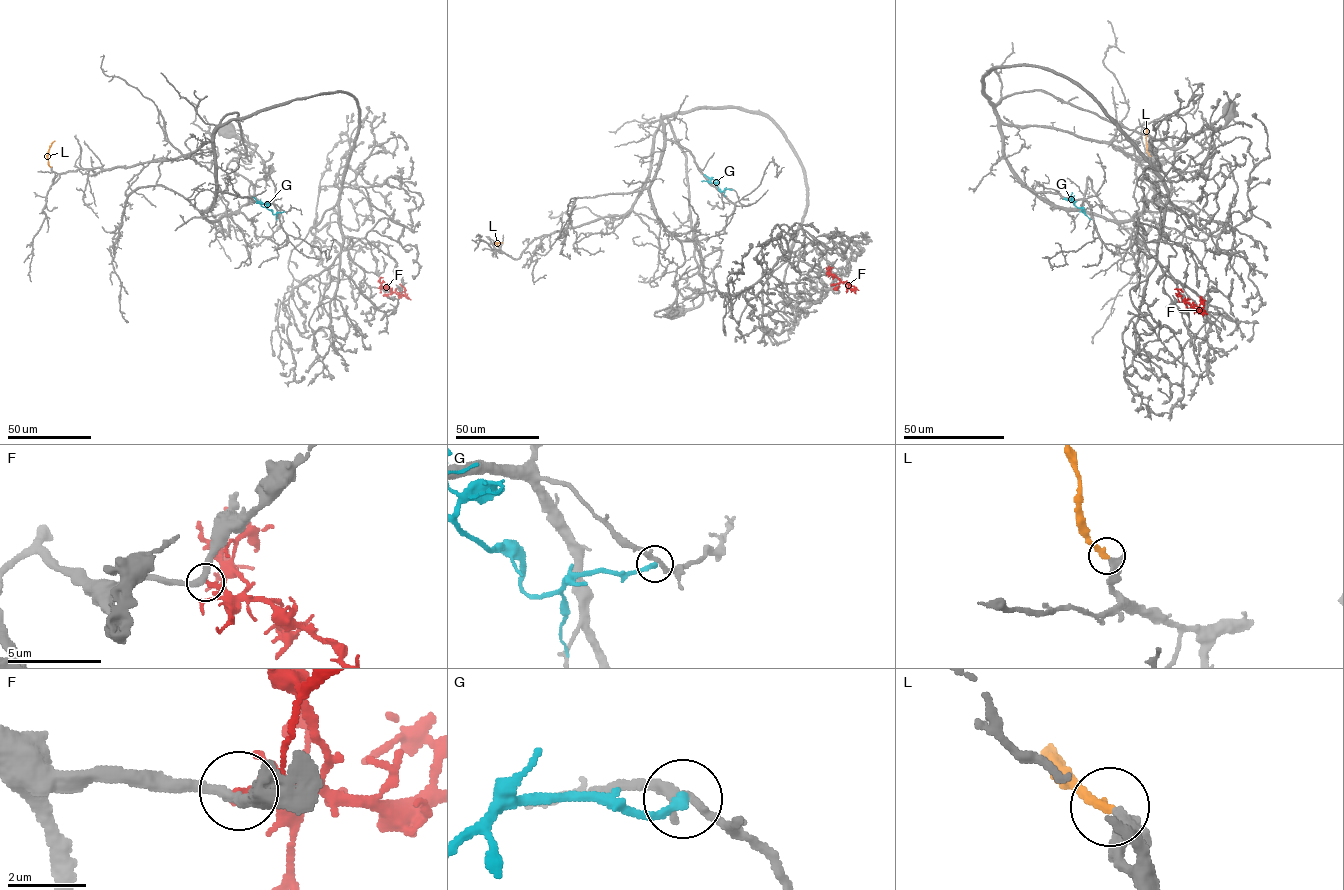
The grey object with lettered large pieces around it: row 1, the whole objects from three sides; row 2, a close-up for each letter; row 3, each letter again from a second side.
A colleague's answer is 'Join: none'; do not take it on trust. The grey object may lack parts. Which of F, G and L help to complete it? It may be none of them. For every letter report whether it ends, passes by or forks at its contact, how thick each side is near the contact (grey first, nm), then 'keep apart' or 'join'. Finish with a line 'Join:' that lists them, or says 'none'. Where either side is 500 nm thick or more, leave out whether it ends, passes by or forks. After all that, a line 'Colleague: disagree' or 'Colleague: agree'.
F: it ends there; 300 nm thick on the grey side, 280 nm on the other; keep apart
G: it ends there; 240 nm thick on the grey side, 240 nm on the other; keep apart
L: it ends there; 300 nm thick on the grey side, 280 nm on the other; join
Join: L
Colleague: disagree

